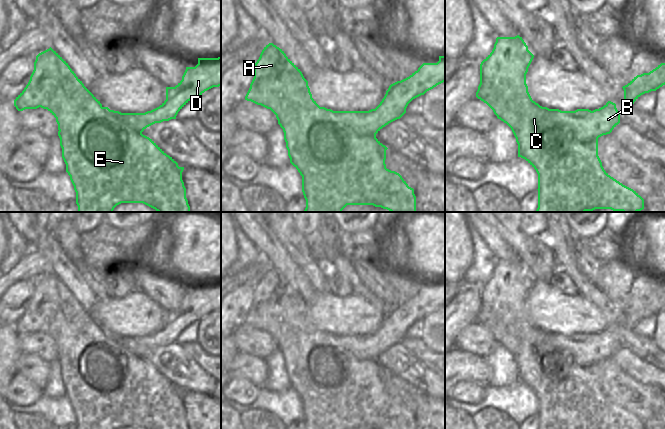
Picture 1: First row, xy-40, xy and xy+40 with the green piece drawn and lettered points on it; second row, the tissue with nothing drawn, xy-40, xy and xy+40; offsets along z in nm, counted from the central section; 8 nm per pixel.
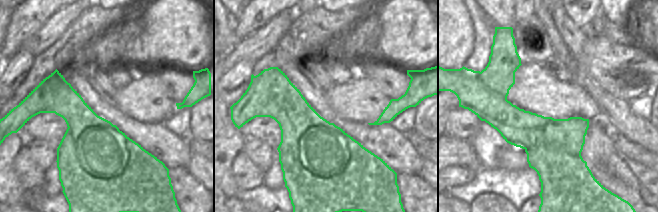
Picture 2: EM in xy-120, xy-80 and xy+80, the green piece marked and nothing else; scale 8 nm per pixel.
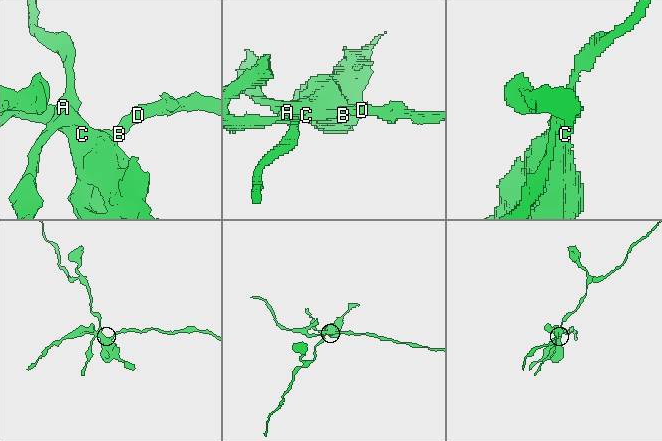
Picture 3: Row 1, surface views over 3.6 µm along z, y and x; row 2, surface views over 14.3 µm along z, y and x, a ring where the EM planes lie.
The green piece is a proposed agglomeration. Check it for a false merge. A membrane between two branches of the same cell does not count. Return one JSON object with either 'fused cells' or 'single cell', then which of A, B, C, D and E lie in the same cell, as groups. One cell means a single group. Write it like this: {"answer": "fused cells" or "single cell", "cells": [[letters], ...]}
{"answer": "fused cells", "cells": [["A", "E"], ["B", "C", "D"]]}

